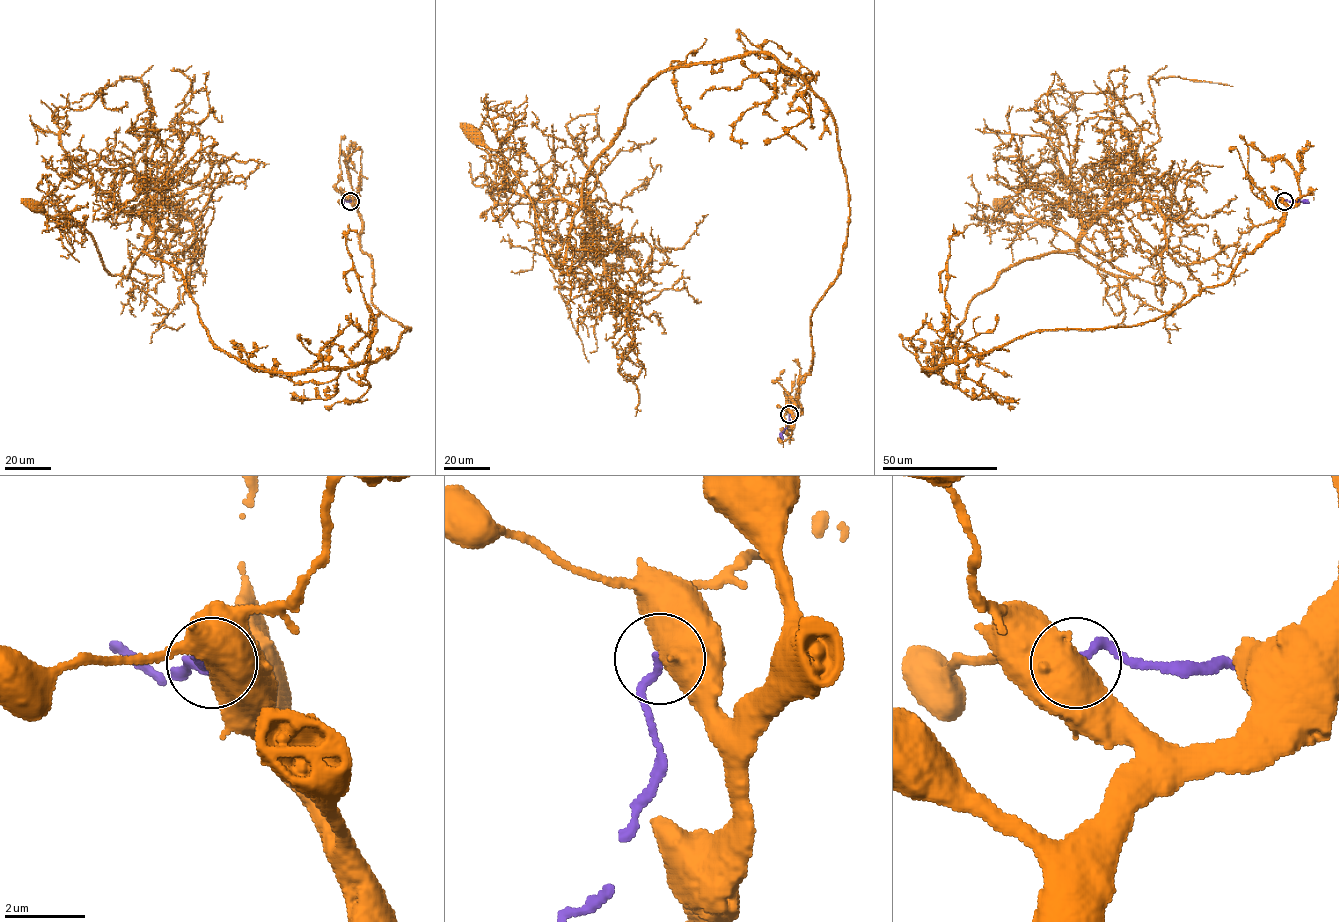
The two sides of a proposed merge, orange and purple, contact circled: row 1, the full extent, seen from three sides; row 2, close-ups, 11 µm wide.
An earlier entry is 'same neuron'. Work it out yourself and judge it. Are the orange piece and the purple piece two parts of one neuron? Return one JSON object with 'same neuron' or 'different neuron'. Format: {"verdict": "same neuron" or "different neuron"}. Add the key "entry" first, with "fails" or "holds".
{"entry": "fails", "verdict": "different neuron"}

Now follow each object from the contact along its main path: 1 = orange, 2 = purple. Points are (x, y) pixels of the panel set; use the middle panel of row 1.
1: (790, 414), (849, 218), (835, 123), (798, 77), (762, 53), (658, 74), (556, 267), (517, 175), (470, 132)
2: (790, 414), (782, 433), (783, 439)

